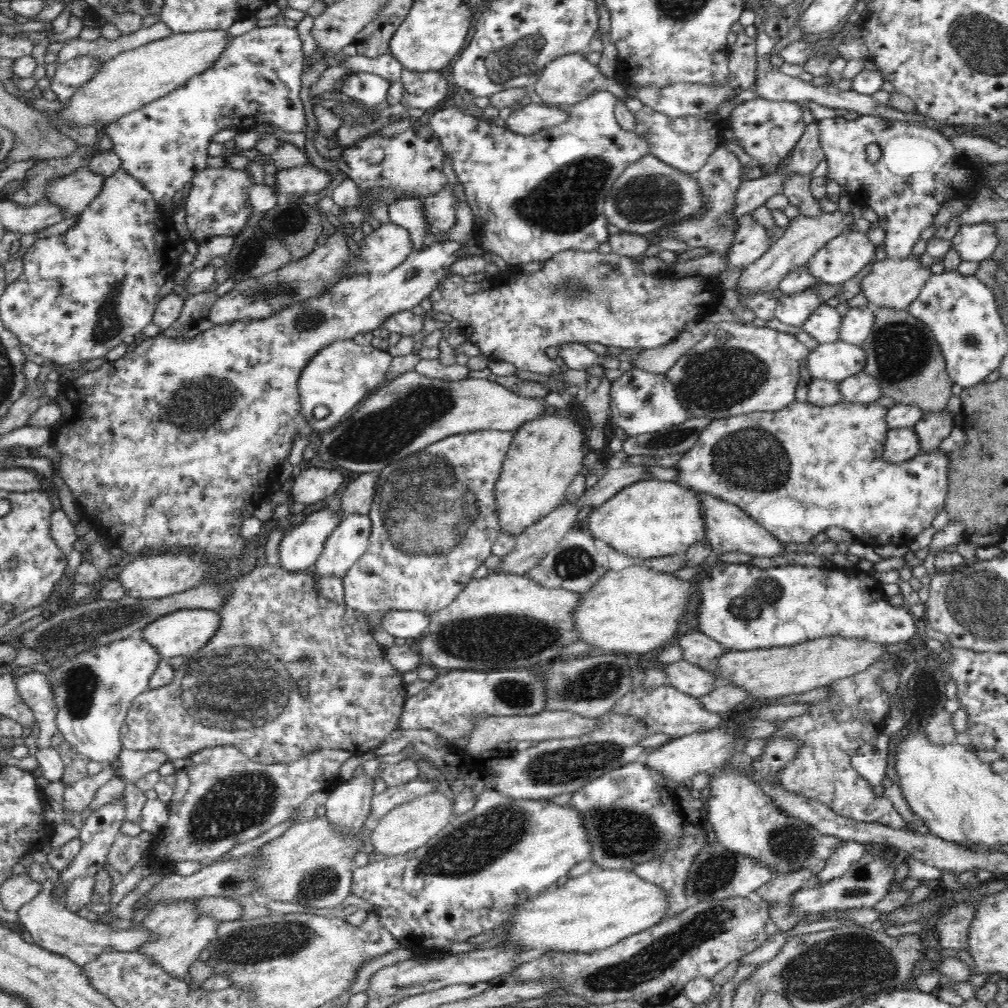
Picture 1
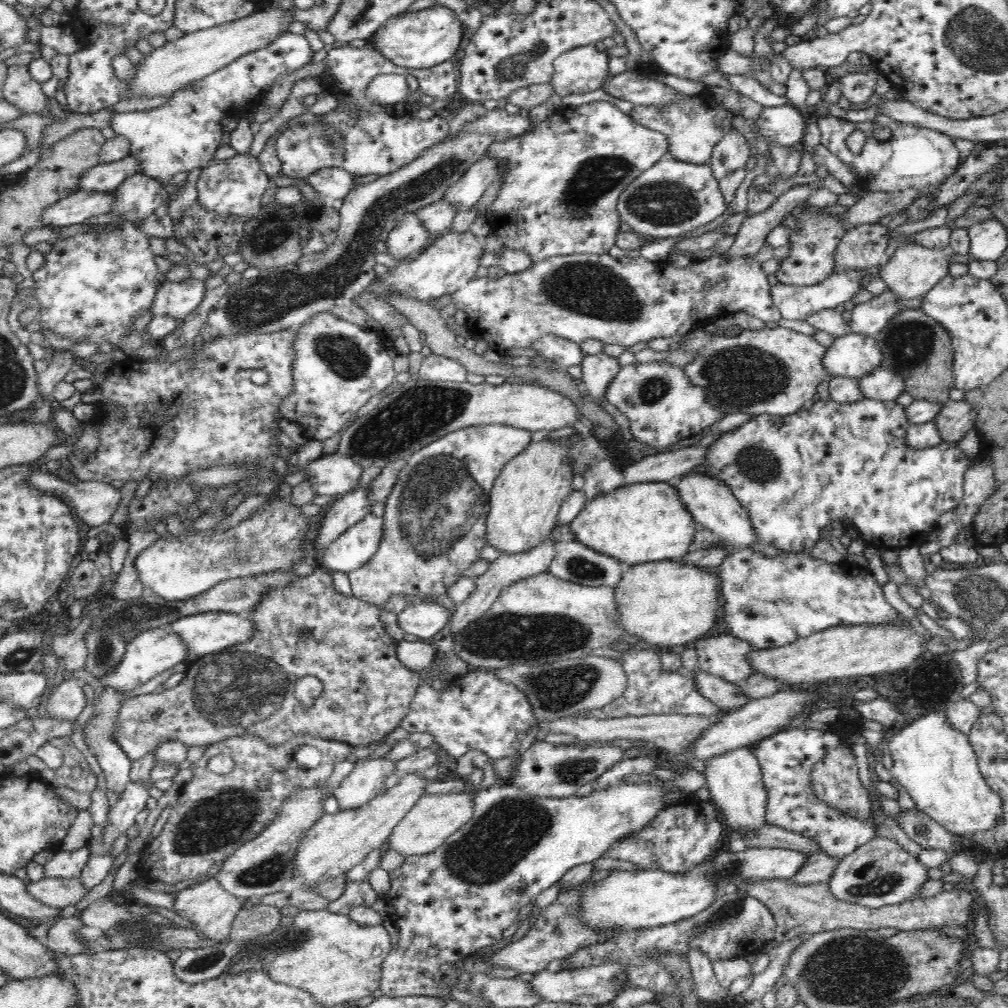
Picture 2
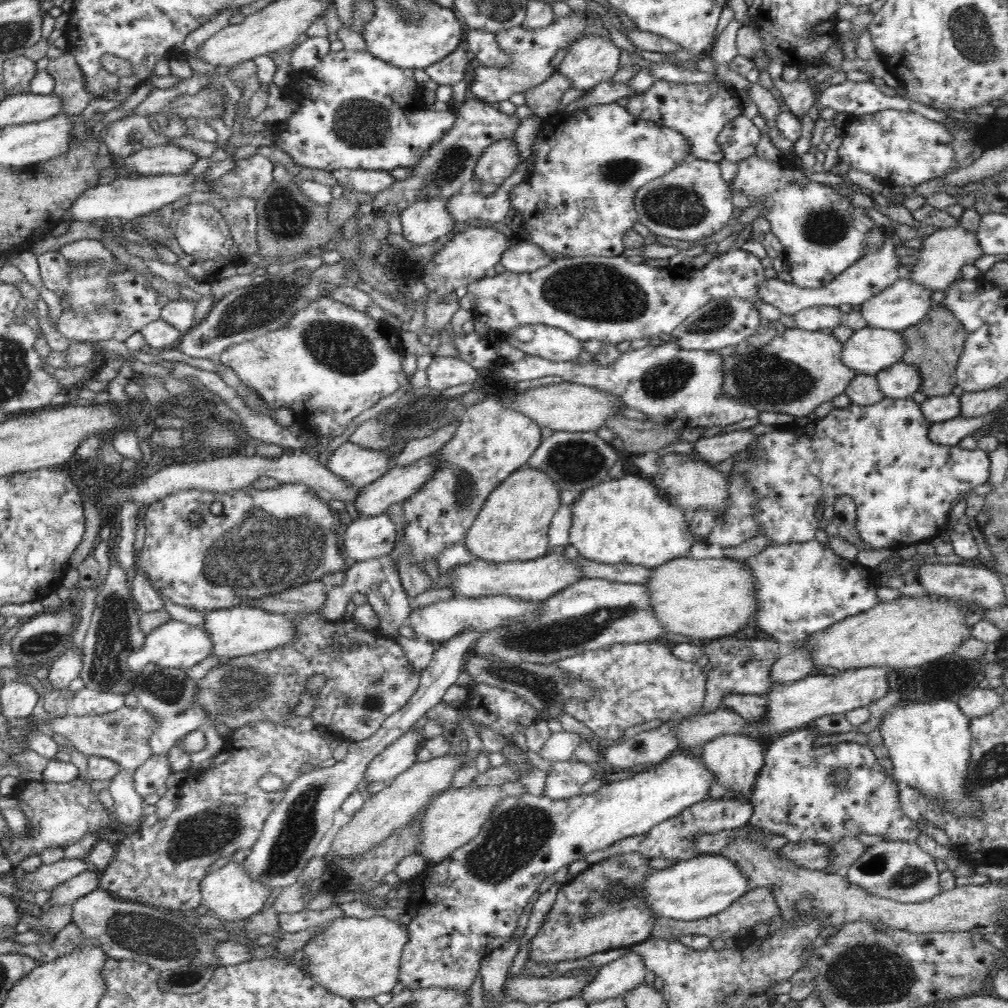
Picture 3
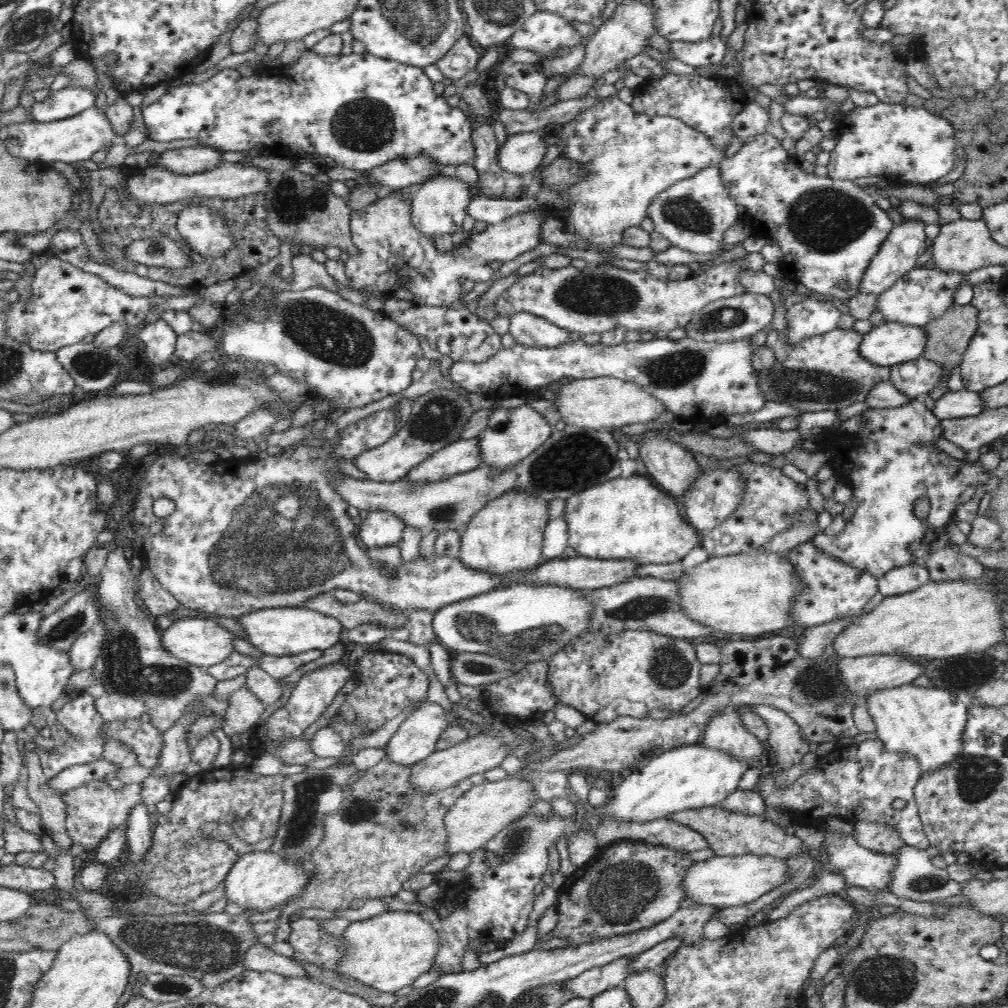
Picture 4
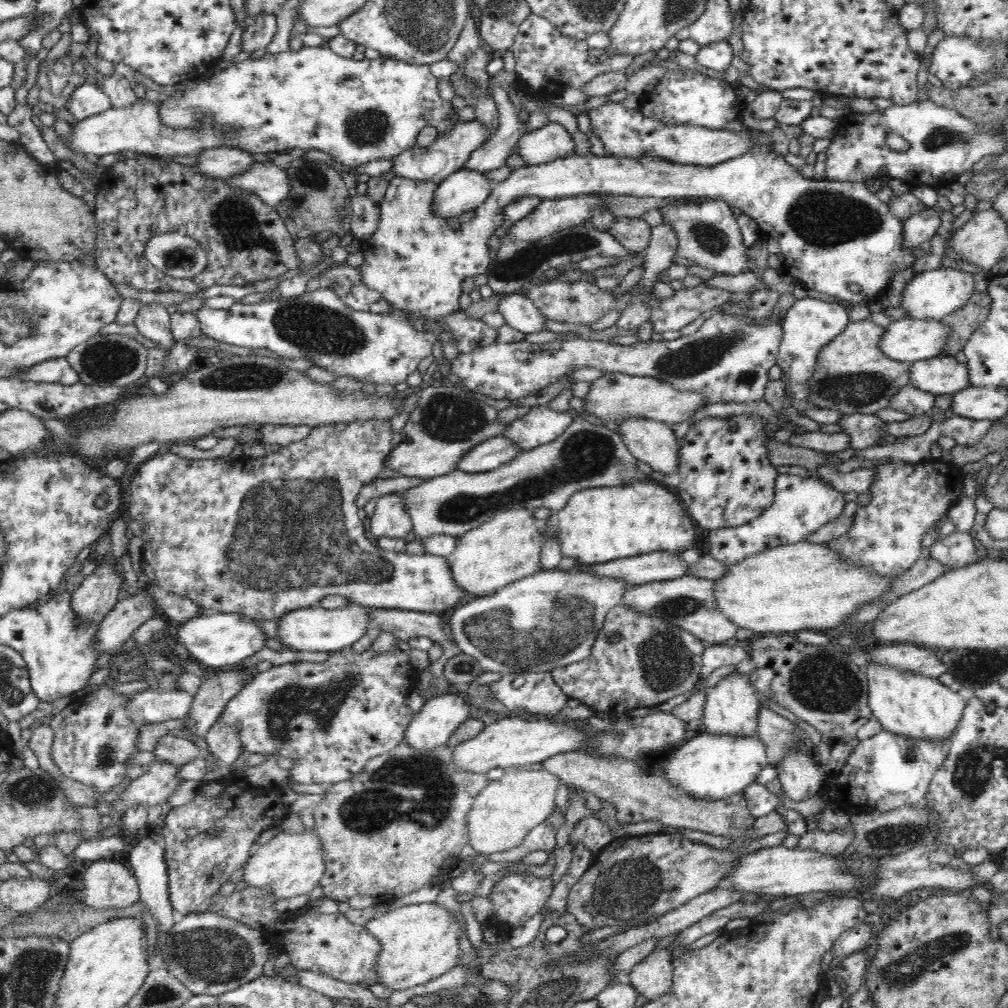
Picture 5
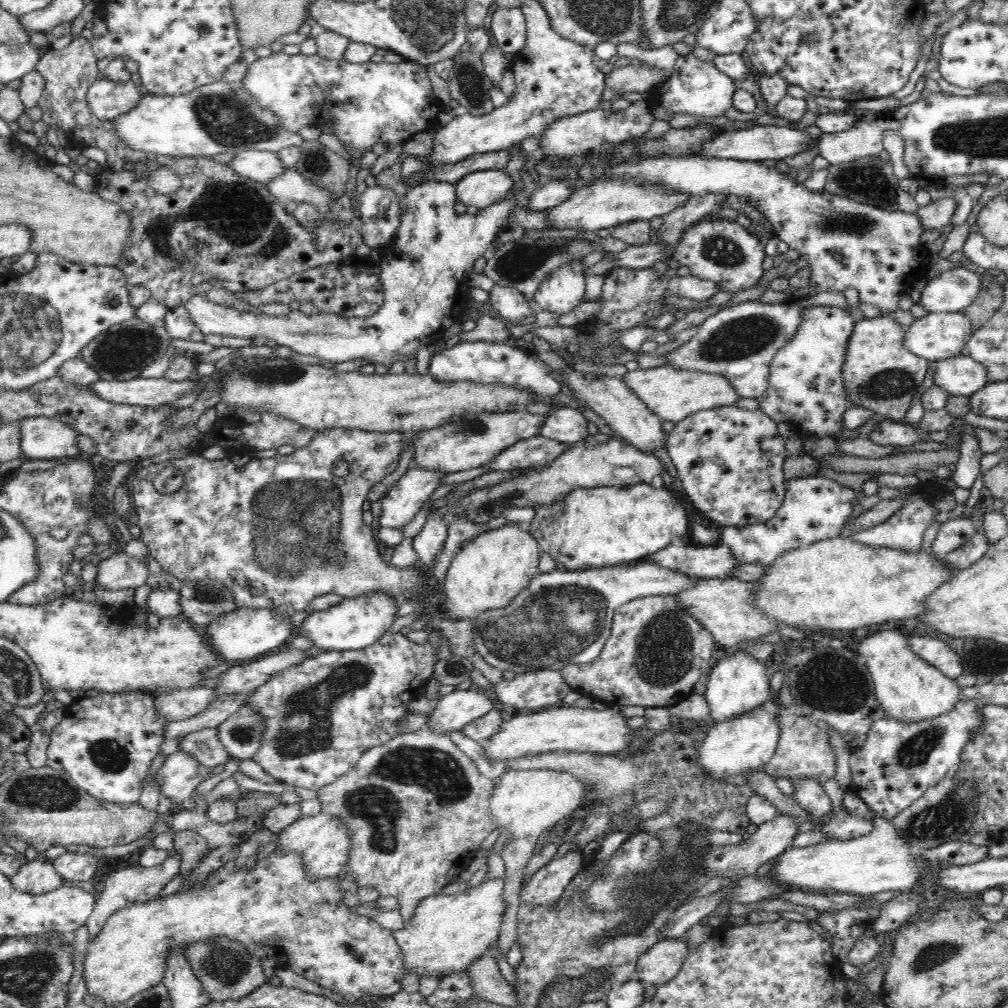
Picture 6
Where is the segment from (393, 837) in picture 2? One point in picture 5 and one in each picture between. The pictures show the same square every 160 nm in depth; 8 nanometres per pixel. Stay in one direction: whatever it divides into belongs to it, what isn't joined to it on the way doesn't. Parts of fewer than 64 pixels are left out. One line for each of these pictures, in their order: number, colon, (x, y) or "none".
3: (452, 818)
4: (480, 813)
5: (503, 813)

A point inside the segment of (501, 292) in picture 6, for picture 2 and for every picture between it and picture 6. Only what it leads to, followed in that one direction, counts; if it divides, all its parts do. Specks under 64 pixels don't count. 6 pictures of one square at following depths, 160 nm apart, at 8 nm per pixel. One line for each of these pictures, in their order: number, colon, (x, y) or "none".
2: (556, 349)
3: (549, 343)
4: (534, 331)
5: (520, 313)

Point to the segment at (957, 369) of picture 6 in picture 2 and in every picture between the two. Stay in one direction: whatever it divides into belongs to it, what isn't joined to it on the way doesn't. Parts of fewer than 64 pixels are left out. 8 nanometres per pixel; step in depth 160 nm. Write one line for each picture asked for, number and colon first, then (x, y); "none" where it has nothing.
2: (880, 384)
3: (899, 381)
4: (916, 378)
5: (939, 375)

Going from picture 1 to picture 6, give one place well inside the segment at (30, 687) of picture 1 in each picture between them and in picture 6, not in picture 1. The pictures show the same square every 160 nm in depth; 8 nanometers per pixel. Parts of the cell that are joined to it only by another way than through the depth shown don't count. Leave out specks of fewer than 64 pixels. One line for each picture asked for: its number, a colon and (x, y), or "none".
2: (67, 700)
3: (86, 701)
4: (112, 707)
5: (151, 706)
6: (181, 704)

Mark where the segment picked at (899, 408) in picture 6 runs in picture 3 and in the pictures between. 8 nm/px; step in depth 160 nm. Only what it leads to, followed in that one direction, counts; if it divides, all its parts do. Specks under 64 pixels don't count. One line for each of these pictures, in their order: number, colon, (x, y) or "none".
3: (798, 370)
4: (824, 372)
5: (852, 375)

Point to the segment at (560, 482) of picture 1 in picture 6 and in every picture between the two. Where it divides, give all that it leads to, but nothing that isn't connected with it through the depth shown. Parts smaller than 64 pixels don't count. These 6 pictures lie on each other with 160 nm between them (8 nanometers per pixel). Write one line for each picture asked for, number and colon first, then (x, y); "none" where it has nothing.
2: (524, 502)
3: (513, 525)
4: (506, 535)
5: (507, 548)
6: (488, 572)

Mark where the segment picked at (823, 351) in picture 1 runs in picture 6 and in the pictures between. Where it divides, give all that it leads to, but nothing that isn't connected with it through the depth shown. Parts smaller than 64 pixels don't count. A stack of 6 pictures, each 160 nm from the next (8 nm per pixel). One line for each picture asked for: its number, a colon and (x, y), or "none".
2: (854, 355)
3: (869, 350)
4: (890, 343)
5: (907, 339)
6: (937, 336)

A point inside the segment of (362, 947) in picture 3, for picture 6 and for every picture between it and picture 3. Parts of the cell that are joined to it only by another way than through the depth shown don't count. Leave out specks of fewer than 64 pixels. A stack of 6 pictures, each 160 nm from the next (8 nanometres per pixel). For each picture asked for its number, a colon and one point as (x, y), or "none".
4: (389, 951)
5: (419, 942)
6: (446, 933)

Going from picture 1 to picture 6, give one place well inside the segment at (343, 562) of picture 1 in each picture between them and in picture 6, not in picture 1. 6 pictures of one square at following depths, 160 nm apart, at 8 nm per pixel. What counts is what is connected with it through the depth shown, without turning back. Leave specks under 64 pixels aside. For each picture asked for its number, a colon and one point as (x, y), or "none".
2: (354, 547)
3: (373, 537)
4: (381, 528)
5: (390, 519)
6: (401, 503)

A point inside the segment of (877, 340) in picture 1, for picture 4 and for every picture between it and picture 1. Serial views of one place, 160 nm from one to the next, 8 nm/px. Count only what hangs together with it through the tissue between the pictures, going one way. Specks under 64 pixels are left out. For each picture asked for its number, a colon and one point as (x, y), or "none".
2: (916, 347)
3: (935, 344)
4: (948, 337)

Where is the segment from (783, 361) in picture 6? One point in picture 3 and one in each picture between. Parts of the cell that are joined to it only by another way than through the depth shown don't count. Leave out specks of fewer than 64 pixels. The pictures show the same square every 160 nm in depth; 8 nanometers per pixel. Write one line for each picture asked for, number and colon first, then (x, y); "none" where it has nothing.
3: (814, 318)
4: (810, 317)
5: (809, 324)

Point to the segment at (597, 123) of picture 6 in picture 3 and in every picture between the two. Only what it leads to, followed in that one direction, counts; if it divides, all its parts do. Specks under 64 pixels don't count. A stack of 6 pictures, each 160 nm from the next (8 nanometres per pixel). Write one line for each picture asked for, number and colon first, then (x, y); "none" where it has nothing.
3: (499, 160)
4: (521, 153)
5: (541, 146)

